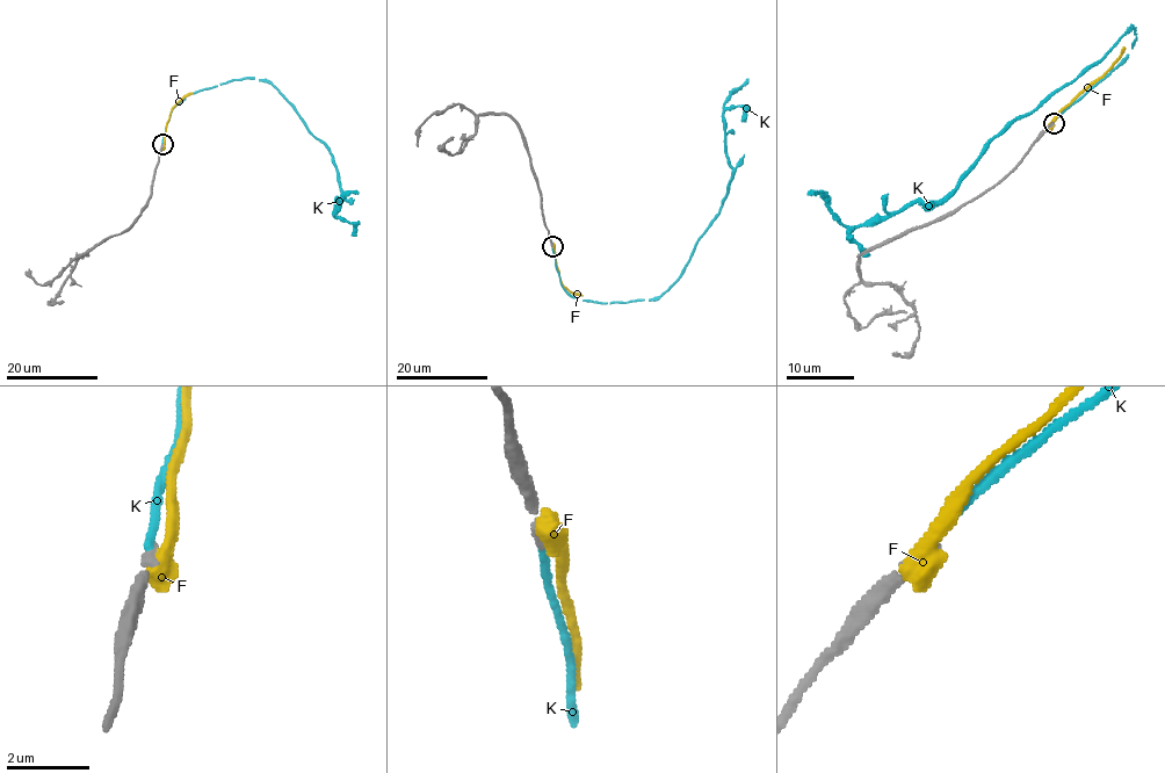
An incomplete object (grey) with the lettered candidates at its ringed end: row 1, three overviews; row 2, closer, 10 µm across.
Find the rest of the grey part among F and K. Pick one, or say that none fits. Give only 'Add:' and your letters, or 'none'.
Add: none

